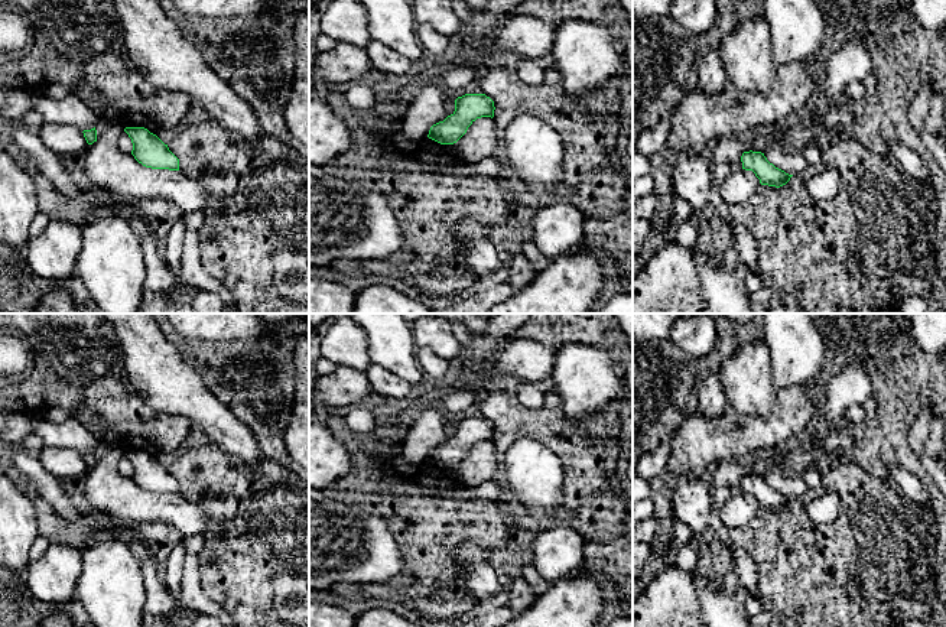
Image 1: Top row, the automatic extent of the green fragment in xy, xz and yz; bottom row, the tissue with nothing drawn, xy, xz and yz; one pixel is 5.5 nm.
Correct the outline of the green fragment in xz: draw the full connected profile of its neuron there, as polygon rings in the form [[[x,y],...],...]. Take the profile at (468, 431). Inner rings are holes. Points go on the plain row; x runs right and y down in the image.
[[[465,418],[455,423],[455,435],[433,448],[428,461],[441,468],[456,467],[468,451],[481,441],[494,441],[494,425],[485,418]]]

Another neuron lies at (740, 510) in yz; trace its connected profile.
[[[741,493],[716,509],[721,522],[731,530],[750,524],[757,517],[761,507],[752,494]]]

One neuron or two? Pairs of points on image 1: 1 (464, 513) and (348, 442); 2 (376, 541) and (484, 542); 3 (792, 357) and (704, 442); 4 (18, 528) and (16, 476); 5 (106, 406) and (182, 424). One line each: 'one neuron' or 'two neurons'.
1: one neuron
2: two neurons
3: two neurons
4: two neurons
5: one neuron

